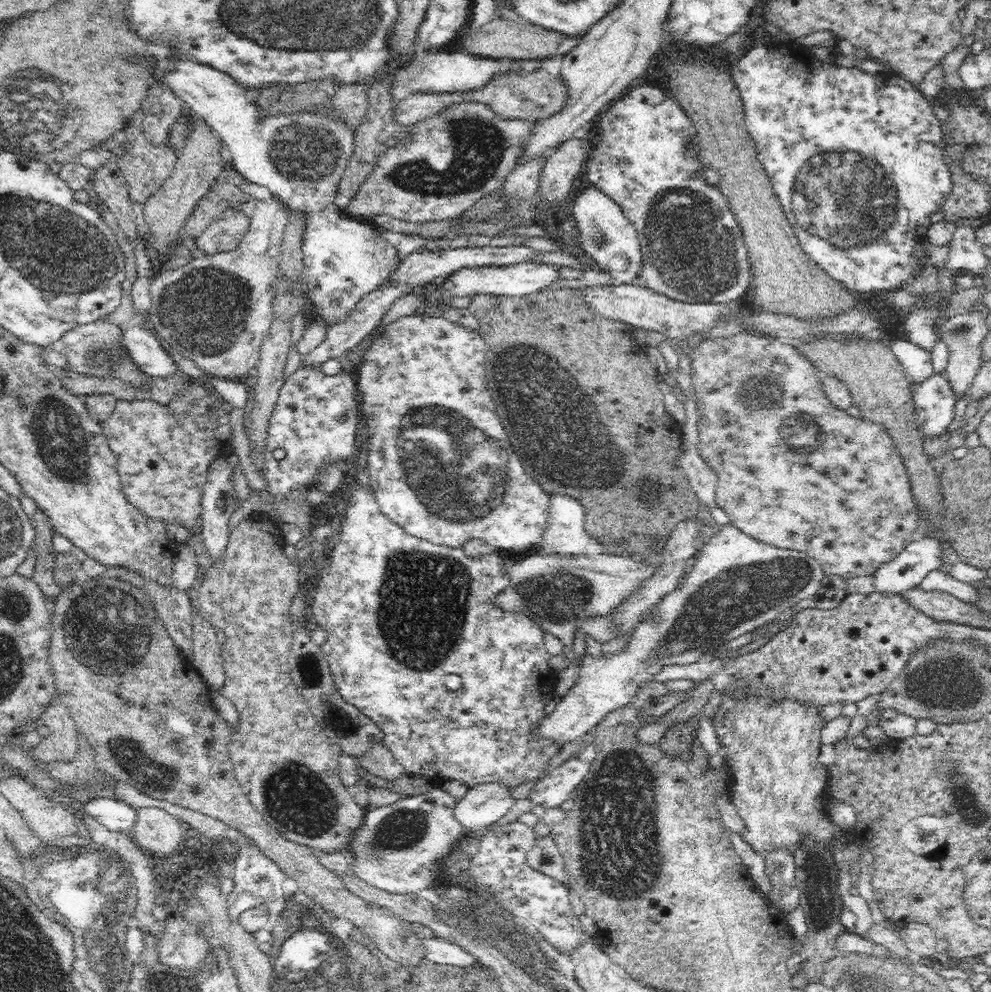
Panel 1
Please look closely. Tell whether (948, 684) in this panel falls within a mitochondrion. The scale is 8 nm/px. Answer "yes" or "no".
yes

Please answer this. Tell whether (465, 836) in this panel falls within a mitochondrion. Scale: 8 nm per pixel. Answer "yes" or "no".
no

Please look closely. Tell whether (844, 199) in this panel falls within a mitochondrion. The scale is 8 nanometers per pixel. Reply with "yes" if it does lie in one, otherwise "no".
yes

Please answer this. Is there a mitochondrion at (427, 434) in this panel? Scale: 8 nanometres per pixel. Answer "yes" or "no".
yes

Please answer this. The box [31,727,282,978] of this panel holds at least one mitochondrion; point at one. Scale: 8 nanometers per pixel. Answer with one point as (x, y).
(87, 904)

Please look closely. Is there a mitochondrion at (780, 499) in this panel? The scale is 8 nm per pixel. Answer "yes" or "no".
no

